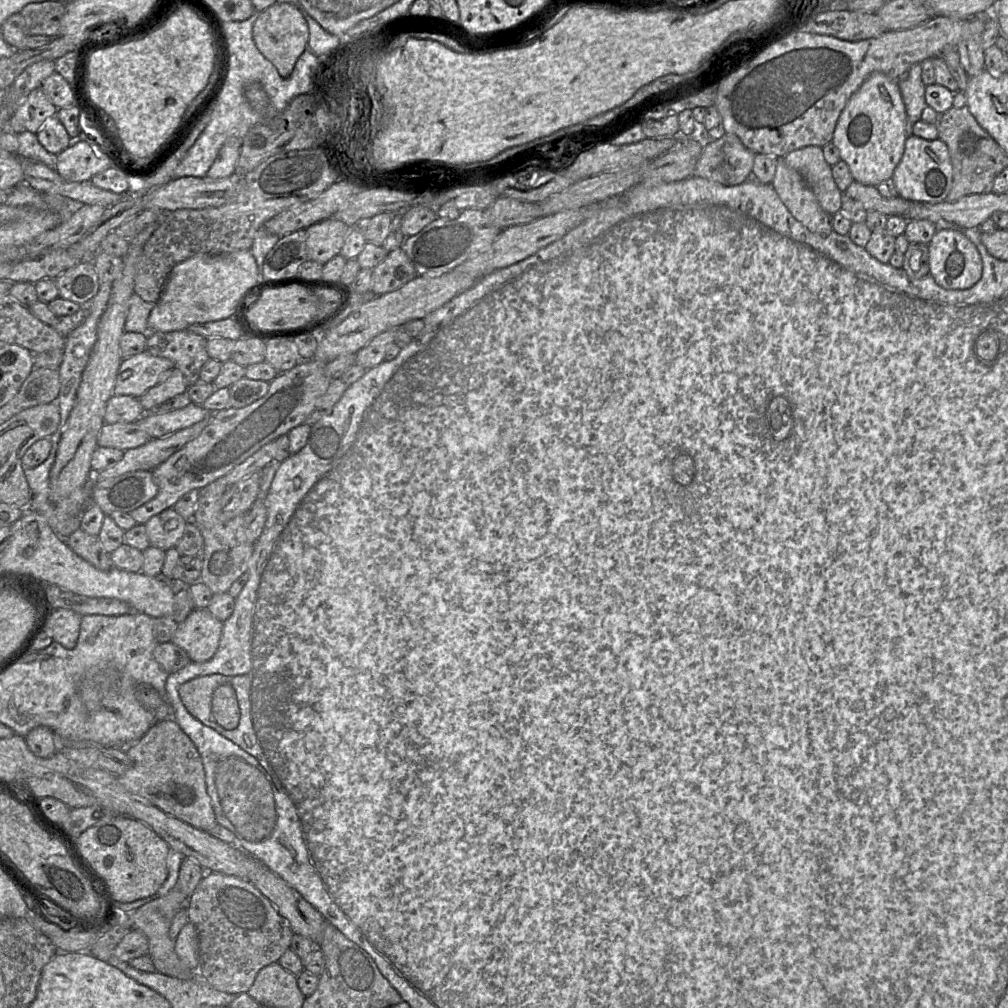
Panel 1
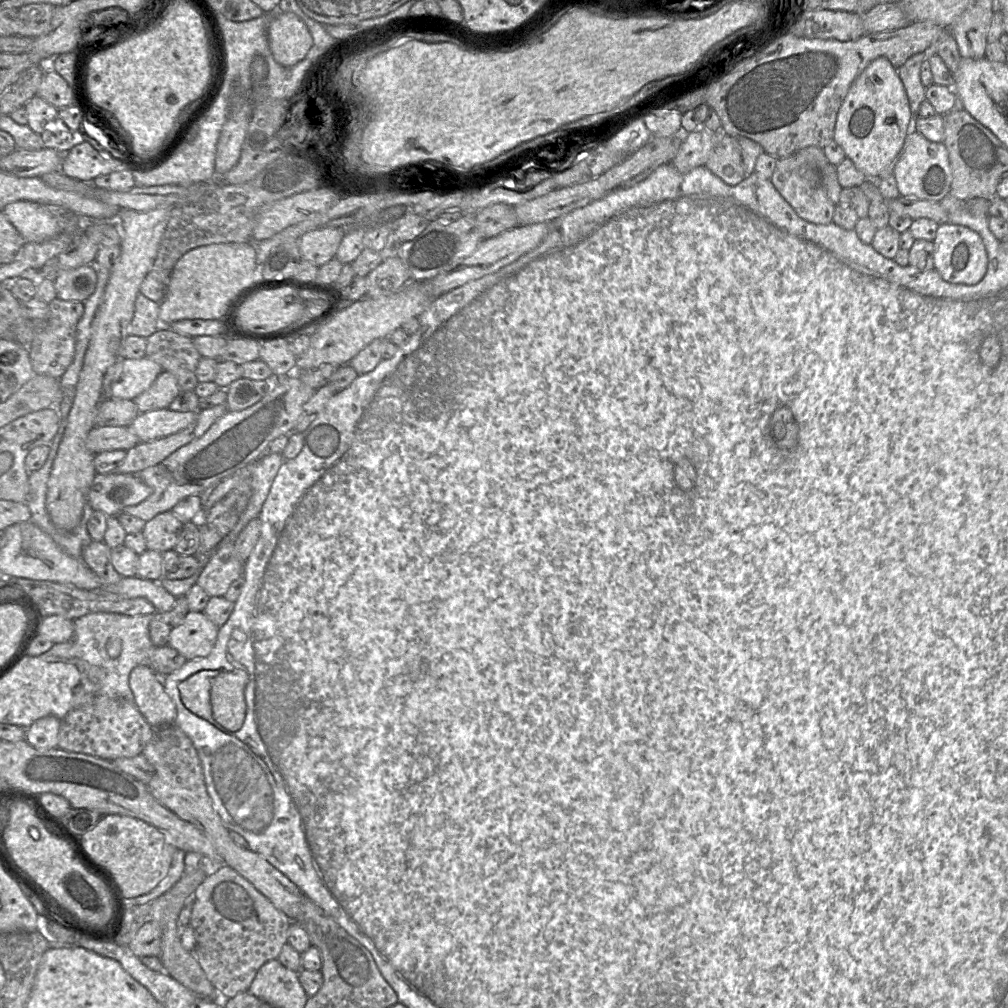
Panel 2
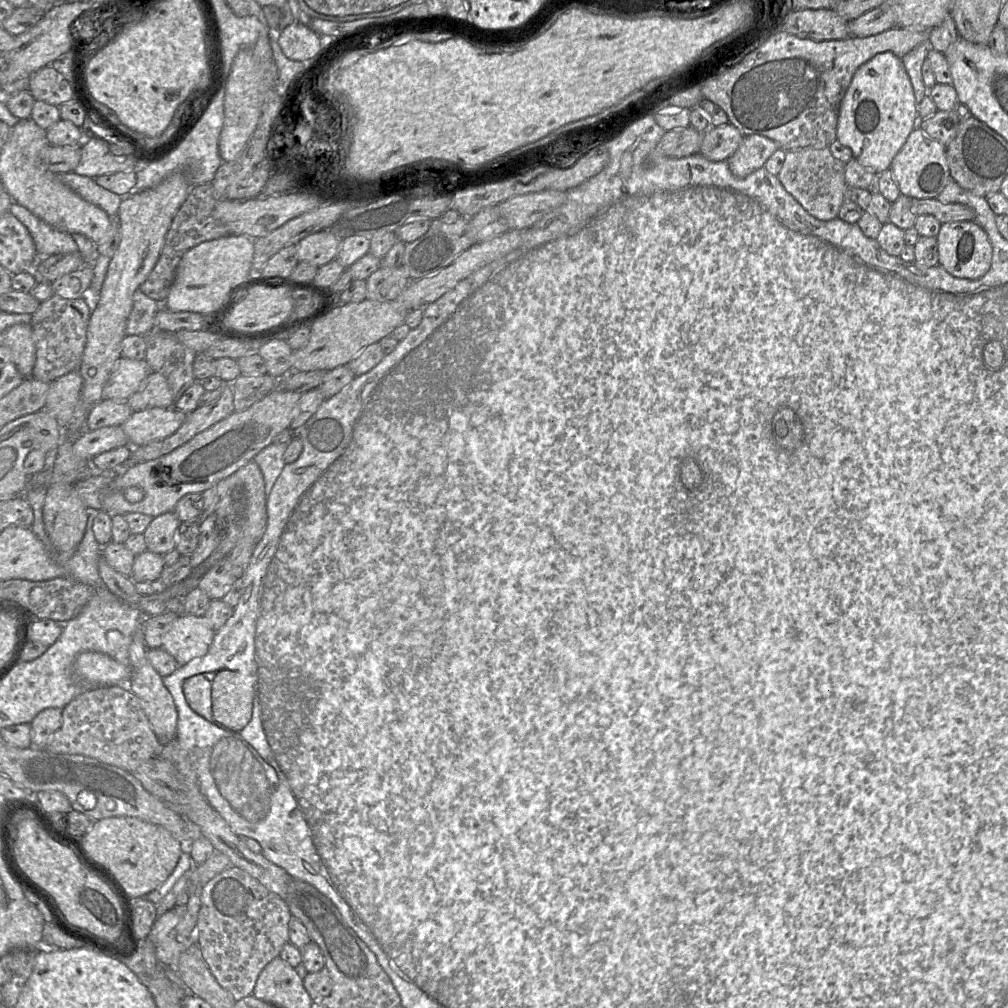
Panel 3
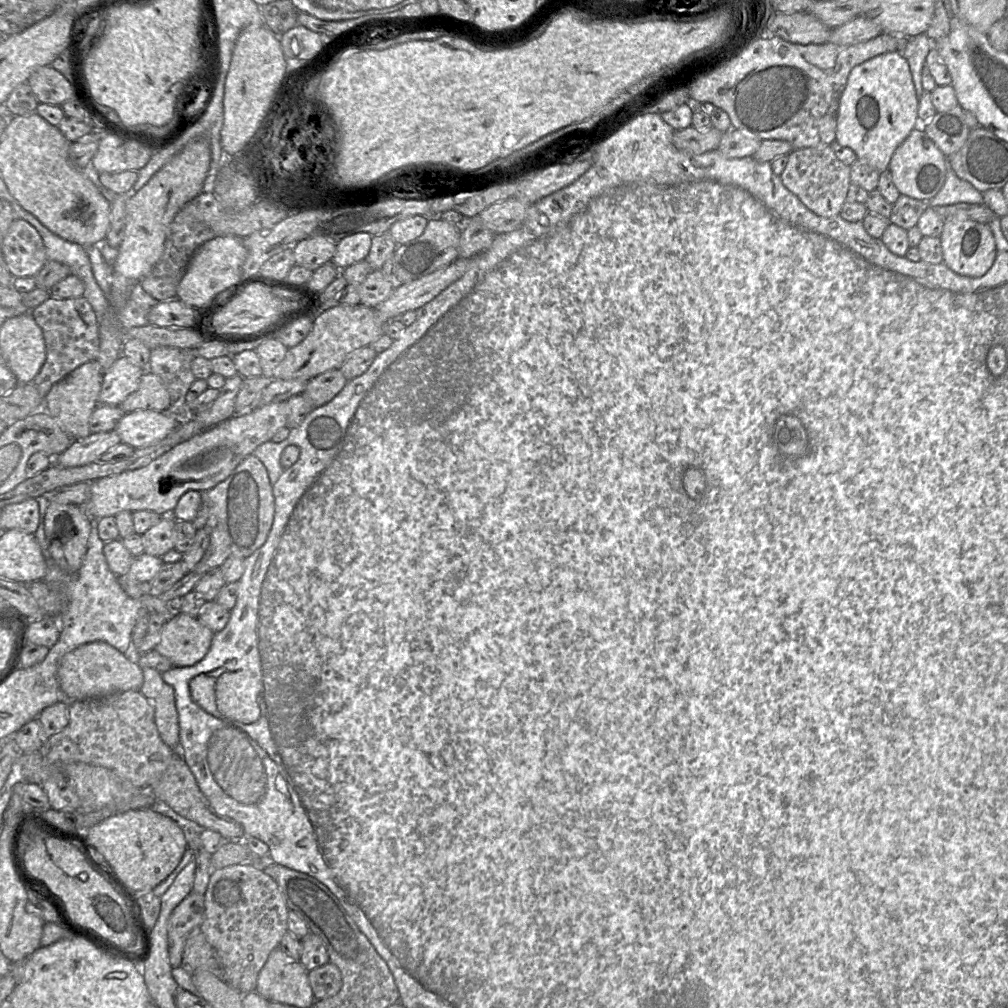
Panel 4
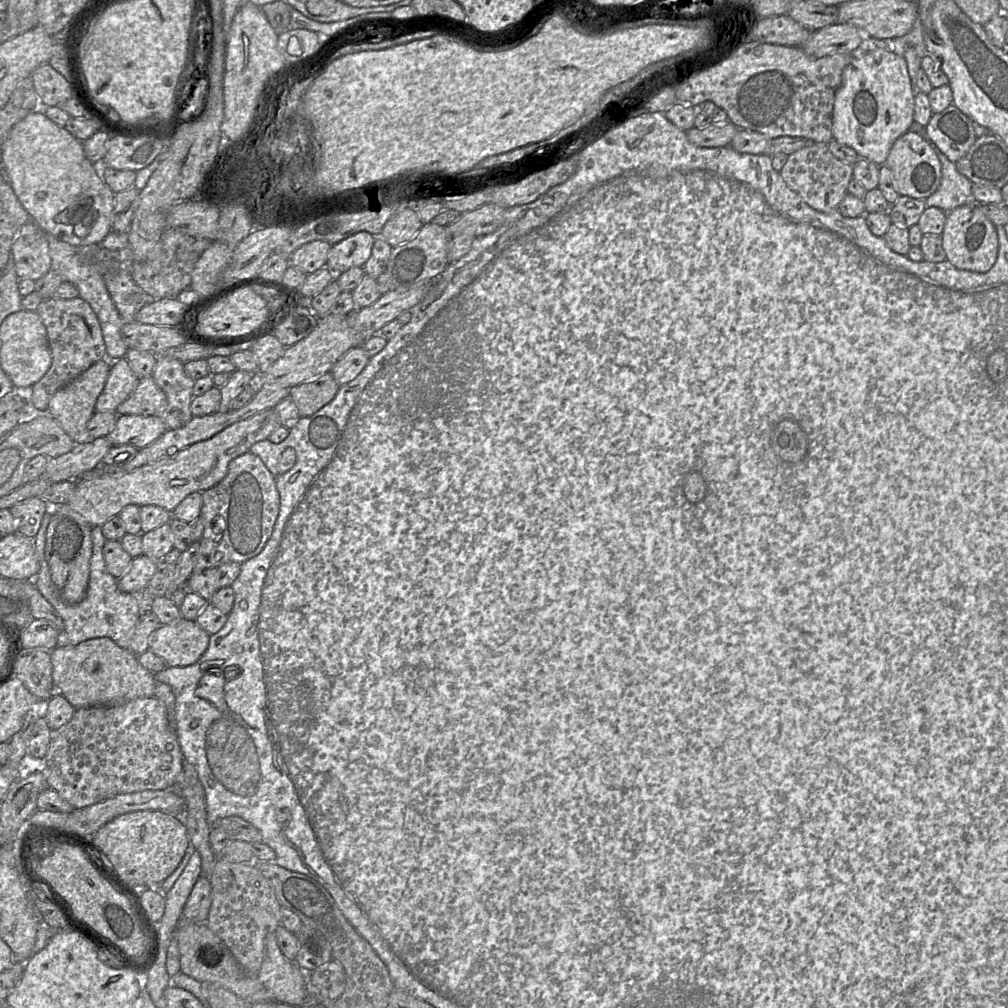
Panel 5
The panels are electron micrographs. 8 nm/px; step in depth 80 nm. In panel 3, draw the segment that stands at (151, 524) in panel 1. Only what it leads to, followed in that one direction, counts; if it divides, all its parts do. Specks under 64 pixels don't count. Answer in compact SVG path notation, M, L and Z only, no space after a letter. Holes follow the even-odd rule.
M166 512L152 519L143 533L150 552L165 555L175 549L180 520L173 512Z

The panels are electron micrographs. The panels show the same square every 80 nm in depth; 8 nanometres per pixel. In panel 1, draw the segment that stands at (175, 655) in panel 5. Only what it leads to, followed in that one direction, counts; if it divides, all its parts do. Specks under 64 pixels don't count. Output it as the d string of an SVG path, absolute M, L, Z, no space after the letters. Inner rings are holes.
M207 608L193 609L173 634L171 642L186 651L193 662L206 662L216 653L223 622Z

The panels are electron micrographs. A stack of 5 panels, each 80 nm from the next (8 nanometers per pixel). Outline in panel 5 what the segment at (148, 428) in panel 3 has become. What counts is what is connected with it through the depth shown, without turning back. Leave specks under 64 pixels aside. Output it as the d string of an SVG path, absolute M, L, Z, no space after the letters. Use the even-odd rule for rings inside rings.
M118 415L106 437L112 445L132 445L141 449L157 440L166 430L157 415Z

